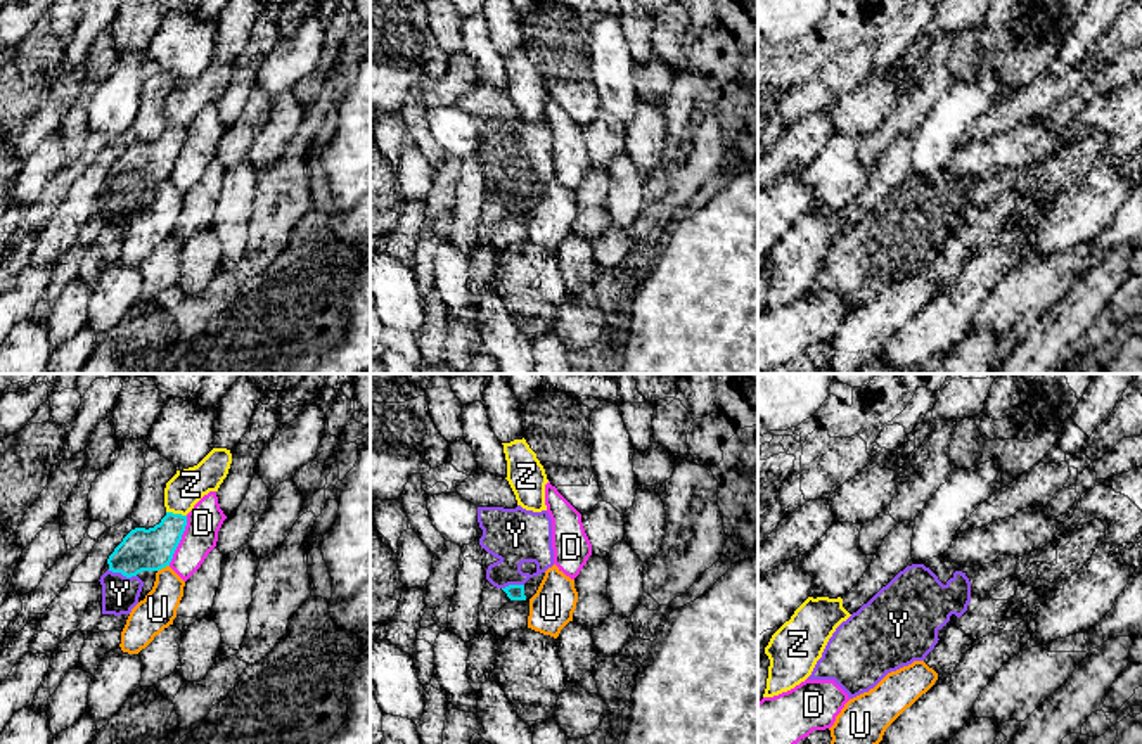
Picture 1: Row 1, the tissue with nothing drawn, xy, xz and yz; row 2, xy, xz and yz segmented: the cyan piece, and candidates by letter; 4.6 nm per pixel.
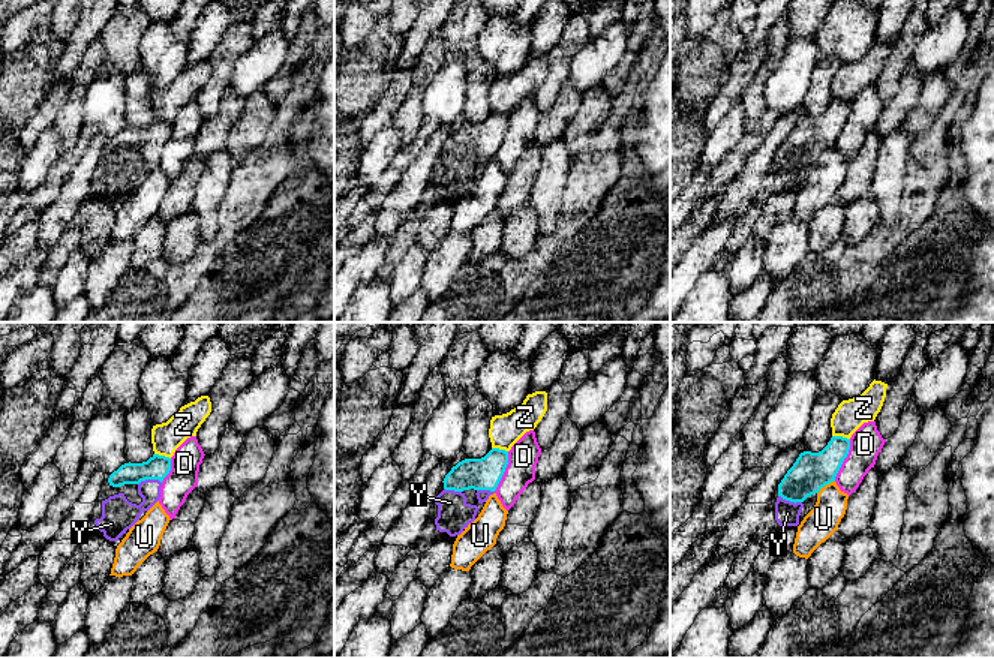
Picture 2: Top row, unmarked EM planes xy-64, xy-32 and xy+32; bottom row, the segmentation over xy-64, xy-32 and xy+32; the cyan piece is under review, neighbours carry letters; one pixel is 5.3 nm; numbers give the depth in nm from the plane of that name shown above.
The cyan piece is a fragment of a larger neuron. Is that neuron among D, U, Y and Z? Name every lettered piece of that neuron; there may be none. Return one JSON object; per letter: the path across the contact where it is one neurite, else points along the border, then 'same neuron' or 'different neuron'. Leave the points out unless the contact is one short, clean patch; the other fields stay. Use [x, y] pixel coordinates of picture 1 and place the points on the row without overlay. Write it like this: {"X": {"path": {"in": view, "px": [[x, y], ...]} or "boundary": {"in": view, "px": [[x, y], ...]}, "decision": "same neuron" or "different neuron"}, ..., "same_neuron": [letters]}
{"D": {"decision": "different neuron"}, "U": {"decision": "different neuron"}, "Y": {"path": {"in": "xy", "px": [[153, 161], [146, 161], [121, 186], [120, 206]]}, "decision": "same neuron"}, "Z": {"decision": "different neuron"}, "same_neuron": ["Y"]}

